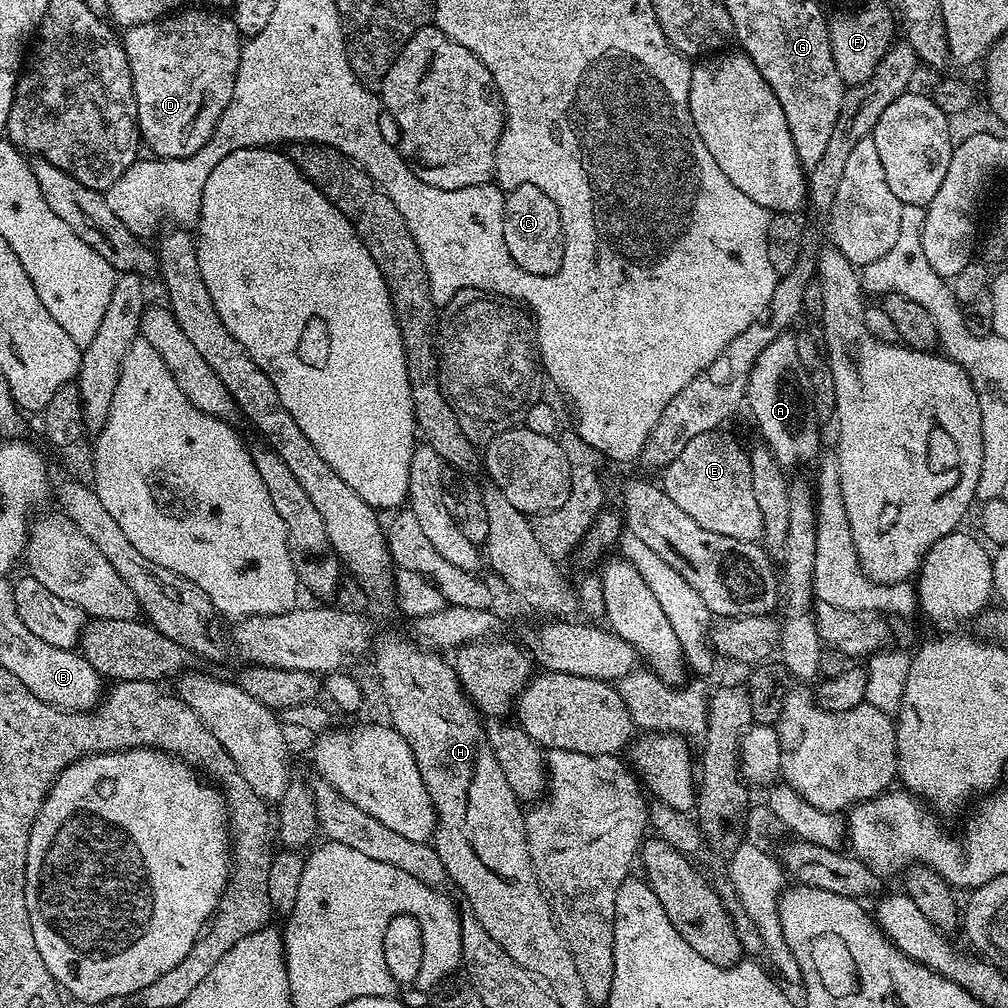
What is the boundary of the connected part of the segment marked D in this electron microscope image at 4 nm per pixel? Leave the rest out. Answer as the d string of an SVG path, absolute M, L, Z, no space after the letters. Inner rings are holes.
M180 10L175 14L161 16L158 20L139 24L127 29L122 36L122 43L128 55L130 70L132 71L132 89L134 90L134 98L136 99L136 120L140 123L141 141L146 145L147 151L148 148L152 151L149 153L153 157L165 160L169 160L170 158L186 158L190 154L202 150L202 146L206 146L210 134L214 134L214 126L218 126L218 118L222 118L222 110L226 110L226 106L230 102L230 94L234 94L234 78L238 74L242 37L238 26L232 21L231 15L221 14L216 10L203 10L204 12L188 11Z

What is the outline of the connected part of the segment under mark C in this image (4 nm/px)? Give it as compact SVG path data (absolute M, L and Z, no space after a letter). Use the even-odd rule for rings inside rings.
M523 184L511 189L504 196L504 221L502 234L506 238L506 250L510 250L510 258L522 270L539 276L554 274L562 266L564 253L564 231L562 218L558 214L558 206L550 202L550 197L542 194L538 186Z

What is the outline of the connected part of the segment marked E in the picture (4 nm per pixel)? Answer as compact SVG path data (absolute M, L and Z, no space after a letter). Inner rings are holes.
M717 430L690 438L682 454L663 469L662 487L698 526L714 530L714 534L726 534L726 538L756 542L764 531L758 502L754 502L754 486L750 483L748 452L734 437L722 433Z

